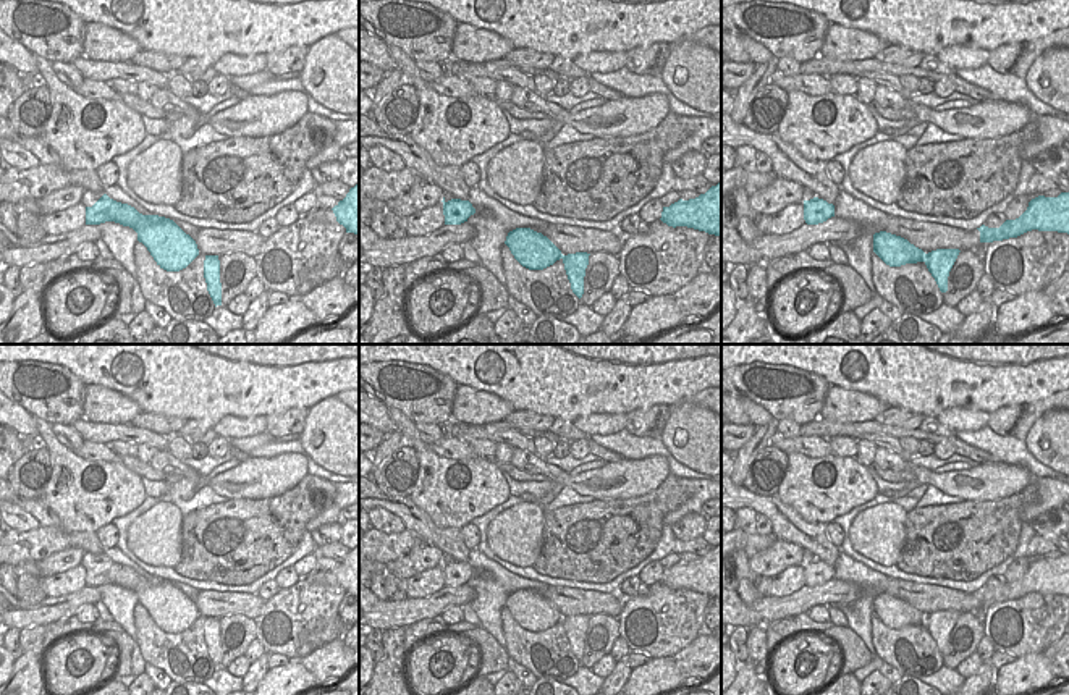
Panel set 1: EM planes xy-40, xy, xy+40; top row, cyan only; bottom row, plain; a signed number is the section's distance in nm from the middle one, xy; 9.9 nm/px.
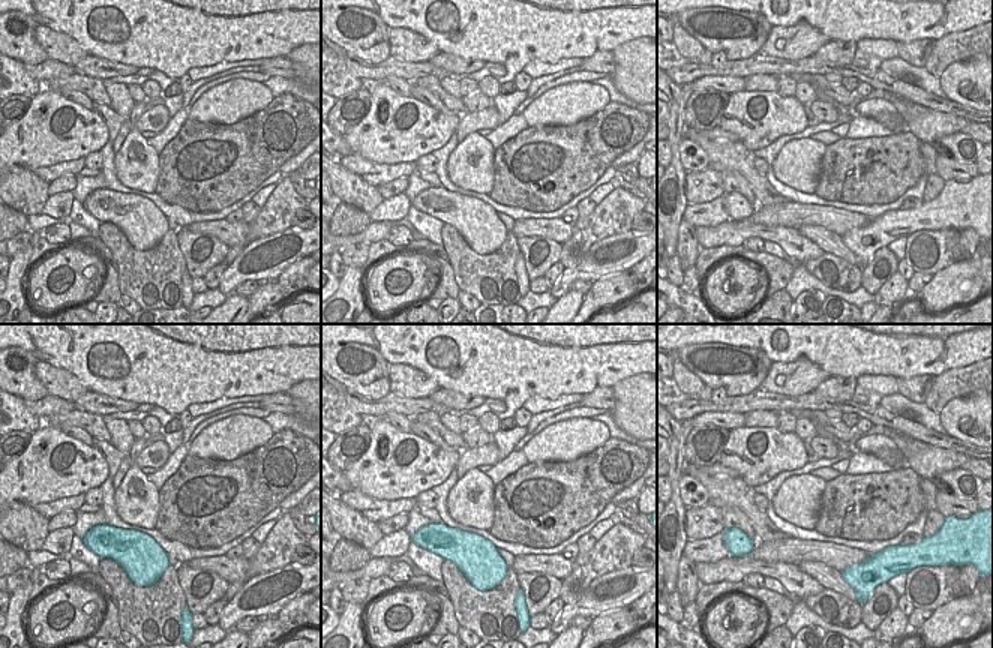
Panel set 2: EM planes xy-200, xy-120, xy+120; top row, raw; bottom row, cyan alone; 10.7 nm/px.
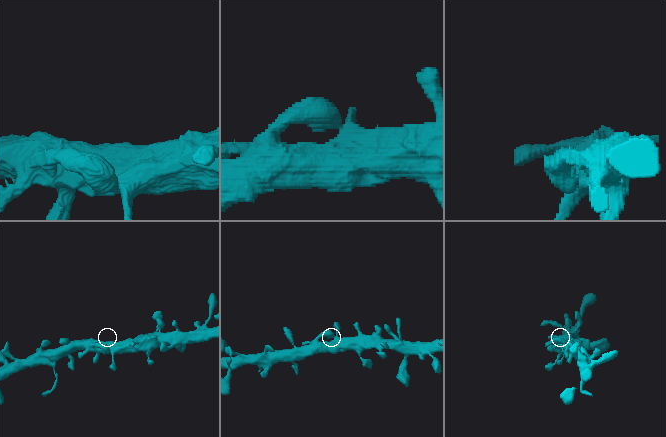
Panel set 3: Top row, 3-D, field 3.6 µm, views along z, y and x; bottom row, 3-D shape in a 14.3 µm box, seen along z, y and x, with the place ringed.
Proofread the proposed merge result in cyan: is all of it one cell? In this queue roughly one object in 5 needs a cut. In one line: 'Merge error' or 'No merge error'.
No merge error.

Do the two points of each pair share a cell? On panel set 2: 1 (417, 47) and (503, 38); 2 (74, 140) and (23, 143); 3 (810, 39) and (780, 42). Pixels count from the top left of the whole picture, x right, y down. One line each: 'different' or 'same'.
1: different
2: same
3: same

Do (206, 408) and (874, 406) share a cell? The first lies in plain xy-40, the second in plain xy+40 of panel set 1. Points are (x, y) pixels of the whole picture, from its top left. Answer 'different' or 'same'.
different

